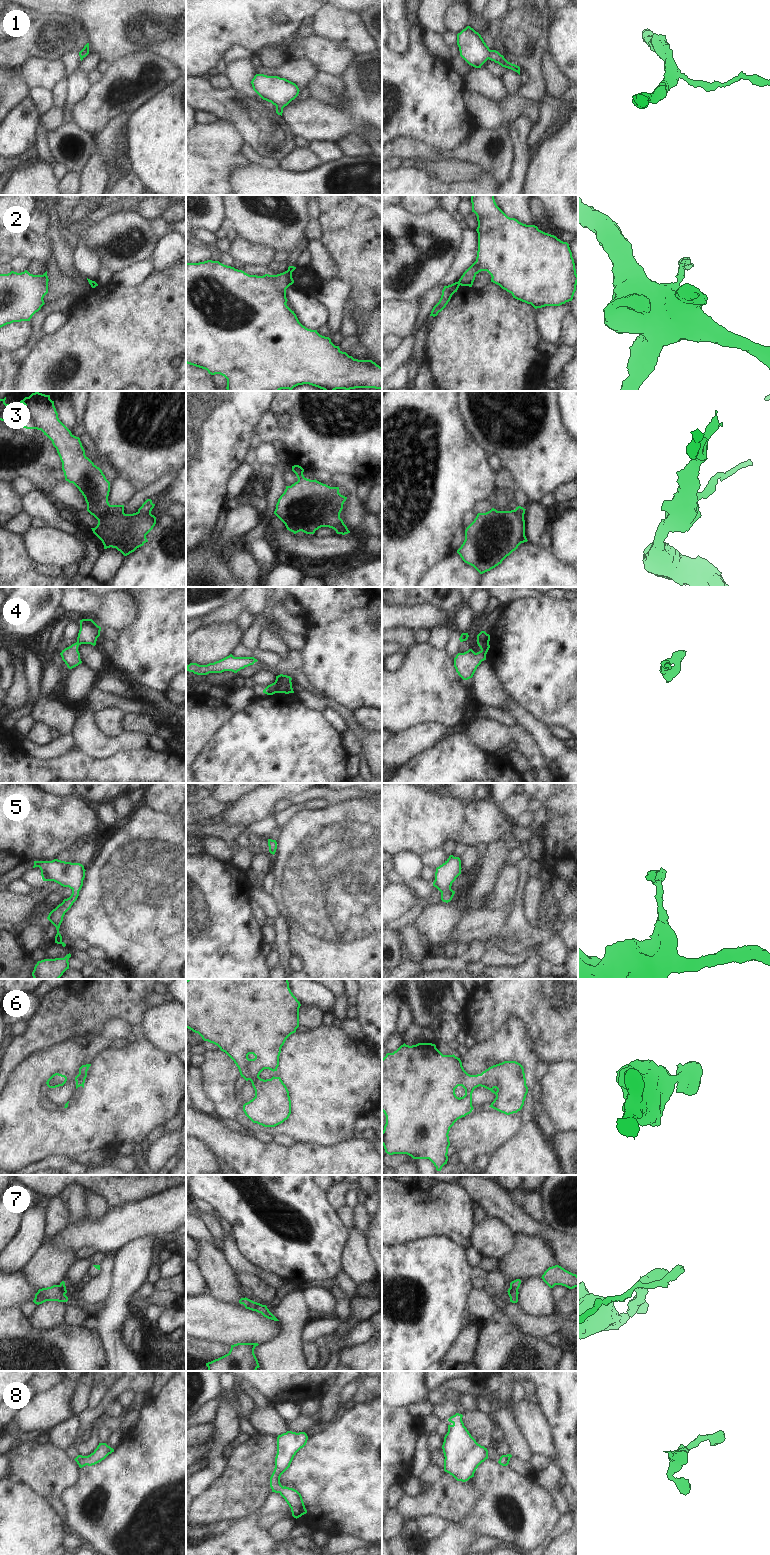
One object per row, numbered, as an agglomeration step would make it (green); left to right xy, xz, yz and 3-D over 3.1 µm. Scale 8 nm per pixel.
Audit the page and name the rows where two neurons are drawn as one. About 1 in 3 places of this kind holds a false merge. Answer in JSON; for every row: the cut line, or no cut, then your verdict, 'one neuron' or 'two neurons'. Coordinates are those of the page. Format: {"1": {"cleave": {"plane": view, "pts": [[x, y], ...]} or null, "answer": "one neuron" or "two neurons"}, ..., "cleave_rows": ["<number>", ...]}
{"1": {"cleave": null, "answer": "one neuron"}, "2": {"cleave": {"plane": "yz", "pts": [[457, 282], [460, 284]]}, "answer": "two neurons"}, "3": {"cleave": {"plane": "xz", "pts": [[334, 529], [339, 524], [342, 524], [347, 529]]}, "answer": "two neurons"}, "4": {"cleave": {"plane": "yz", "pts": [[488, 641], [478, 644]]}, "answer": "two neurons"}, "5": {"cleave": null, "answer": "one neuron"}, "6": {"cleave": null, "answer": "one neuron"}, "7": {"cleave": {"plane": "xz", "pts": [[258, 1303], [254, 1310]]}, "answer": "two neurons"}, "8": {"cleave": null, "answer": "one neuron"}, "cleave_rows": ["2", "3", "4", "7"]}

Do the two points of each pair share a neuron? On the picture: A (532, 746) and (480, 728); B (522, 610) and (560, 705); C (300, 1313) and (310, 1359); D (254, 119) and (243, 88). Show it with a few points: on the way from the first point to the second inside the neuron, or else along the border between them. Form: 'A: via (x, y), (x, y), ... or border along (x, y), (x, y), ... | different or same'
A: via (519, 734), (493, 734) | same
B: via (532, 634), (536, 641), (560, 665), (560, 681) | same
C: border along (302, 1346), (302, 1354), (305, 1360) | different
D: border along (232, 86), (241, 95), (255, 99) | different

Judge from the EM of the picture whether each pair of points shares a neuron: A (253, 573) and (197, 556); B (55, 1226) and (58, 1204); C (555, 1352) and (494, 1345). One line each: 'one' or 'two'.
A: two
B: one
C: one

